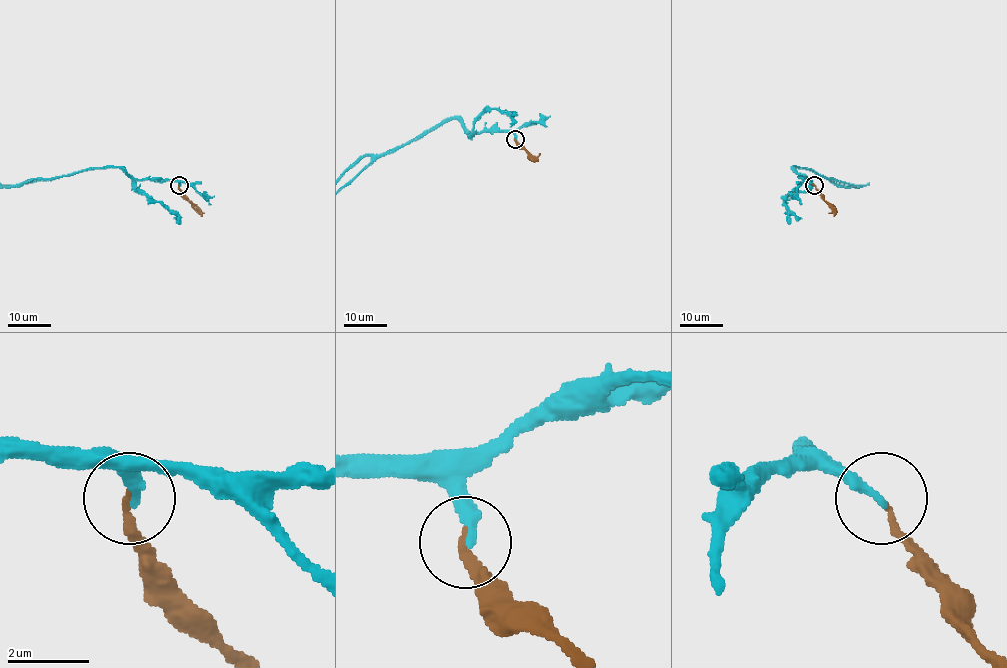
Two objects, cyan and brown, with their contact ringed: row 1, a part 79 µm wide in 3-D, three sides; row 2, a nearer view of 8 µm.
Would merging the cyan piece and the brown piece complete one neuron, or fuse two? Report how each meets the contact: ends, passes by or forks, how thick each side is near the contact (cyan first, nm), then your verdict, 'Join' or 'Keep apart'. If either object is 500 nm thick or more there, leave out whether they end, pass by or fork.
At the ring cyan ends. At the ring brown ends. Thickness 280 nm (cyan) against 190 nm. Join

